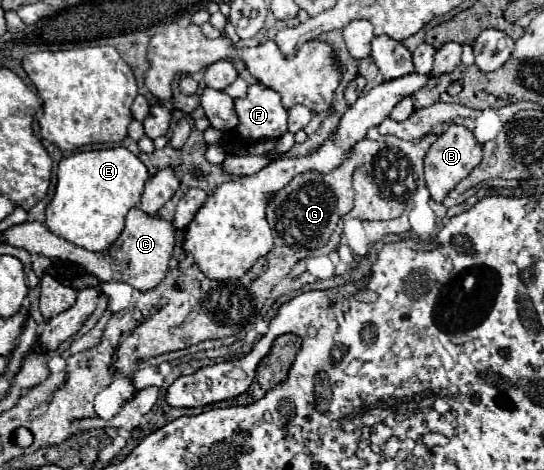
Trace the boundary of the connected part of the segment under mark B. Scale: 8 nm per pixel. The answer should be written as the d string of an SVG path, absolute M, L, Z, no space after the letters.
M450 124L450 128L438 136L438 140L428 148L424 156L424 176L426 176L426 188L430 190L432 200L442 202L446 194L462 180L466 178L478 164L482 162L482 144L474 138L474 134L458 124Z

